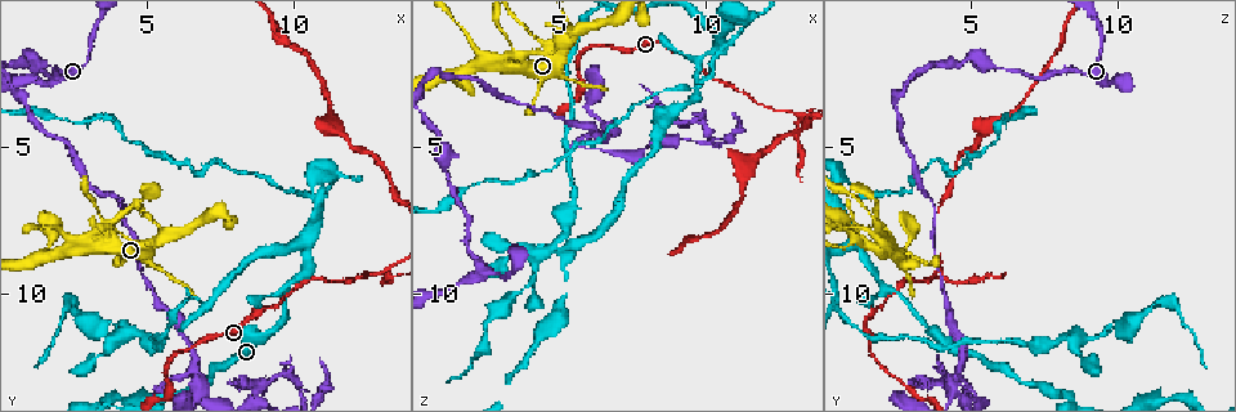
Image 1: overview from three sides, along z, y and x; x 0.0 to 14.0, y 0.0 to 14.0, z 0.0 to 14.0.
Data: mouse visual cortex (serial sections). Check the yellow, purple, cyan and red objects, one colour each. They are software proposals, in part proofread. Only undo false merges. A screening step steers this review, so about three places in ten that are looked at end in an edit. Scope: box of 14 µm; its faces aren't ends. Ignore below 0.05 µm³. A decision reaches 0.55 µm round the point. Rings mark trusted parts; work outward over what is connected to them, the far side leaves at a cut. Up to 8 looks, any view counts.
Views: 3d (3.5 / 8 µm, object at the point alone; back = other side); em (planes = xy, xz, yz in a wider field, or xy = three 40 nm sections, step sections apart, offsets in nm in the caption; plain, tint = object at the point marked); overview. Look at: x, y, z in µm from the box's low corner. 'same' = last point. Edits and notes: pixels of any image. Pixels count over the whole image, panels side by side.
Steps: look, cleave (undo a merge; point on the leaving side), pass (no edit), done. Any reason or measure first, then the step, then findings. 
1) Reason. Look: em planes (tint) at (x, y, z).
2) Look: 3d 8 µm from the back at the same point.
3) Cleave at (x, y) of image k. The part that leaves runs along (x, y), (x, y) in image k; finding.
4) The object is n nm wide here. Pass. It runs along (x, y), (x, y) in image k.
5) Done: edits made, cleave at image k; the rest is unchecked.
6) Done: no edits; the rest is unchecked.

Sharp bend. Look: 3d 3.5 µm at (5.6, 13.3, 5.0).

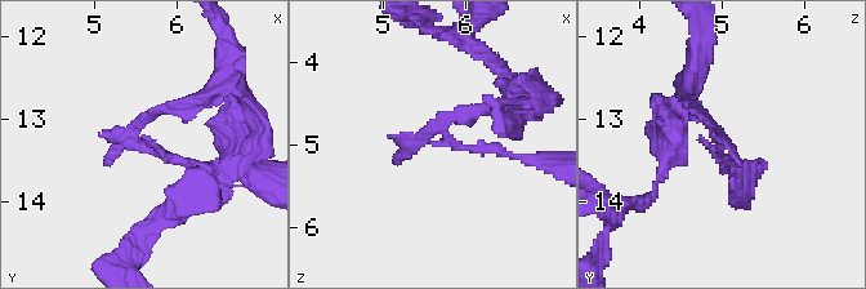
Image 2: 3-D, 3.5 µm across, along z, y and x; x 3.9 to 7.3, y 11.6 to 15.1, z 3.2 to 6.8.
Now the EM. Look: em xy step 3 (tint) at (5.60, 13.35, 5.00).

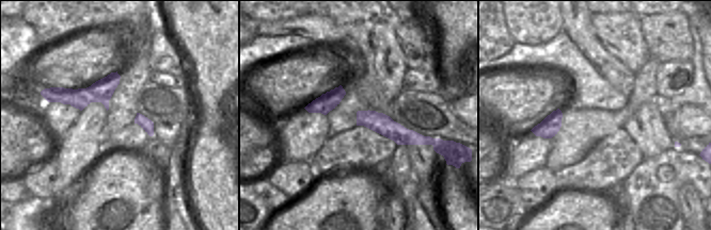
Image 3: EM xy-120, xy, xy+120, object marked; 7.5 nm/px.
Cleave at (175, 160) of image 2. The part that leaves runs along (432, 142), (499, 149), (543, 163) in image 2; a second cell is stuck on.

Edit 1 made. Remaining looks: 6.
Calibre changes. Look: 3d 3.5 µm at (9.1, 11.4, 3.7).

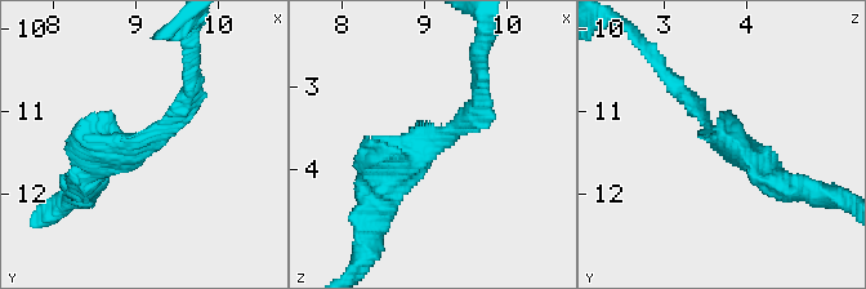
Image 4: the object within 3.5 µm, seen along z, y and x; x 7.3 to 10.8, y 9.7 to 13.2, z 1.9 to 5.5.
Look: em xy step 1 (tint) at (9.05, 11.40, 3.65).

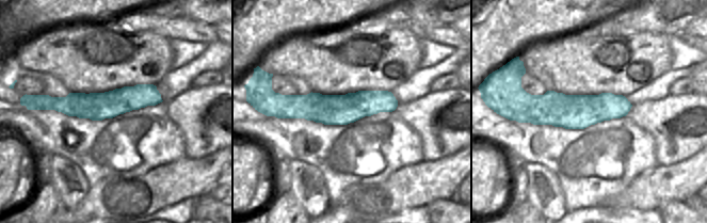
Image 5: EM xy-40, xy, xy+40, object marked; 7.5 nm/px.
The object is 220 nm wide here. Pass. It runs along (376, 200), (480, 101) in image 4; all the same cell.

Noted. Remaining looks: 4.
Side arm on a straight run. Look: 3d 3.5 µm at (10.5, 8.3, 1.0).

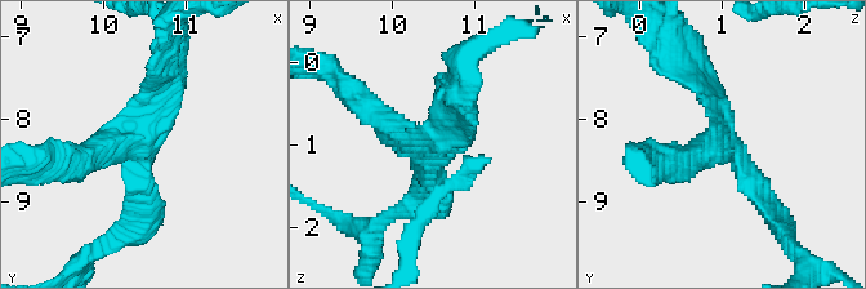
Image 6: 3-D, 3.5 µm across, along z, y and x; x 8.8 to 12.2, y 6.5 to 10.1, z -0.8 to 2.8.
3 arms meet here; the arms are 200, 300, 350 nm wide. Look: em planes (tint) at (10.35, 8.30, 1.05).

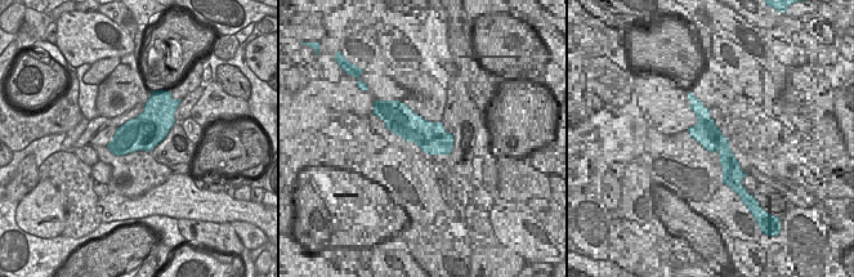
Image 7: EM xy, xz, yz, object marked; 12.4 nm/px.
Cleave at (150, 67) of image 6. The part that leaves runs along (135, 142), (36, 163) in image 6; a second cell is stuck on.

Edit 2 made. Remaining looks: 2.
Done: edits made, cleave at image 2, cleave at image 6; the rest is unchecked.

